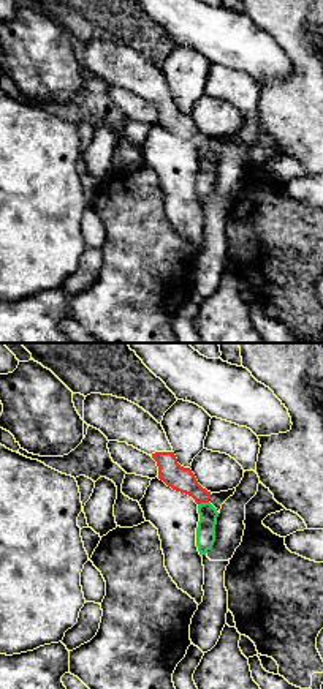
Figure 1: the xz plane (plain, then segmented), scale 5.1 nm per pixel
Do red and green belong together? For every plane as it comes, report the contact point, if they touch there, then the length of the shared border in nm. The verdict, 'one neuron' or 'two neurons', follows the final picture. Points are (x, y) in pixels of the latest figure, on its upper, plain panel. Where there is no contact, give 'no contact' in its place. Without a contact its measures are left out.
meets red at (203, 147); contact 60 nm long

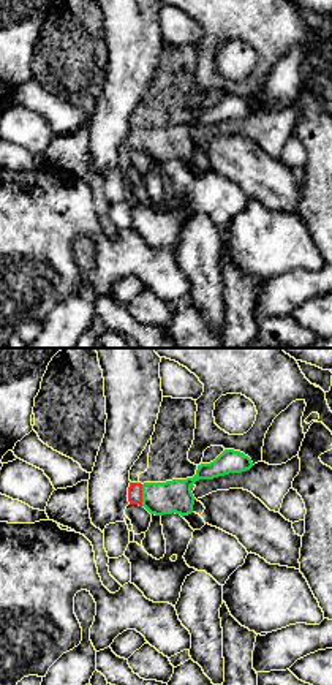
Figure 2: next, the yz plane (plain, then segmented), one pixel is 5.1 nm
meets red at (141, 141); contact 110 nm long

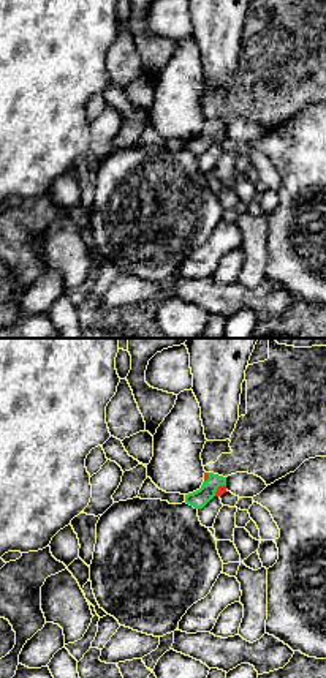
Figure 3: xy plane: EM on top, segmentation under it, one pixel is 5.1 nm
meets red at (217, 135); contact 90 nm long

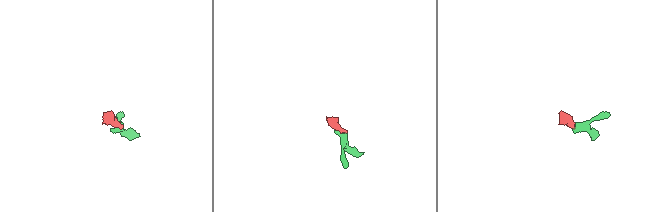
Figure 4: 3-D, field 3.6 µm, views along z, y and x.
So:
one neuron

